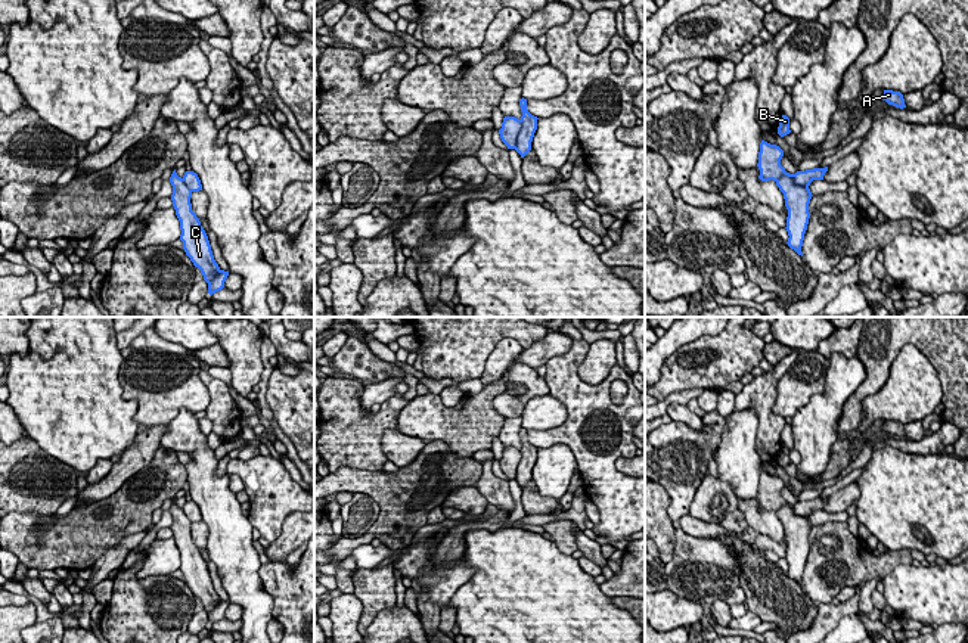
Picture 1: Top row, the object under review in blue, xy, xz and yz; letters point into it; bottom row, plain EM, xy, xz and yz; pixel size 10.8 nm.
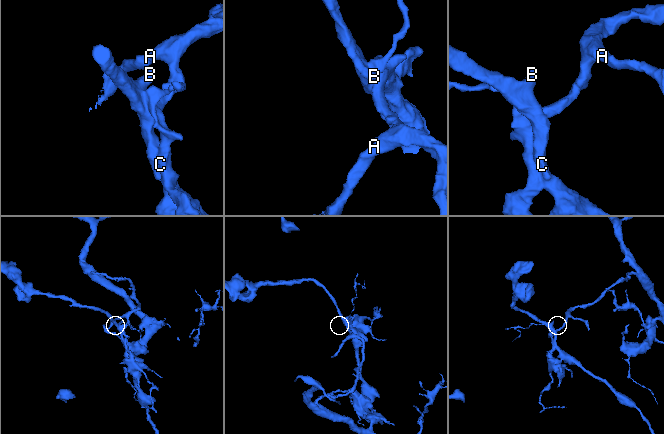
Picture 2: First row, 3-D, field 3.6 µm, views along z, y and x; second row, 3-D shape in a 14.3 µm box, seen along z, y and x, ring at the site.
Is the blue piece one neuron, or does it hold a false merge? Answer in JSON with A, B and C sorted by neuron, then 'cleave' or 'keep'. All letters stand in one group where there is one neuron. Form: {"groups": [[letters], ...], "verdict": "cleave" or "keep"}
{"groups": [["A", "B", "C"]], "verdict": "keep"}

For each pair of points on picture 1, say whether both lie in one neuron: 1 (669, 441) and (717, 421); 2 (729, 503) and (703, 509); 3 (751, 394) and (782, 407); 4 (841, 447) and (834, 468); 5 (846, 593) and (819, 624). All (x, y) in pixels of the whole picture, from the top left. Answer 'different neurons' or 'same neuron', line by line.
1: same neuron
2: same neuron
3: different neurons
4: same neuron
5: different neurons

